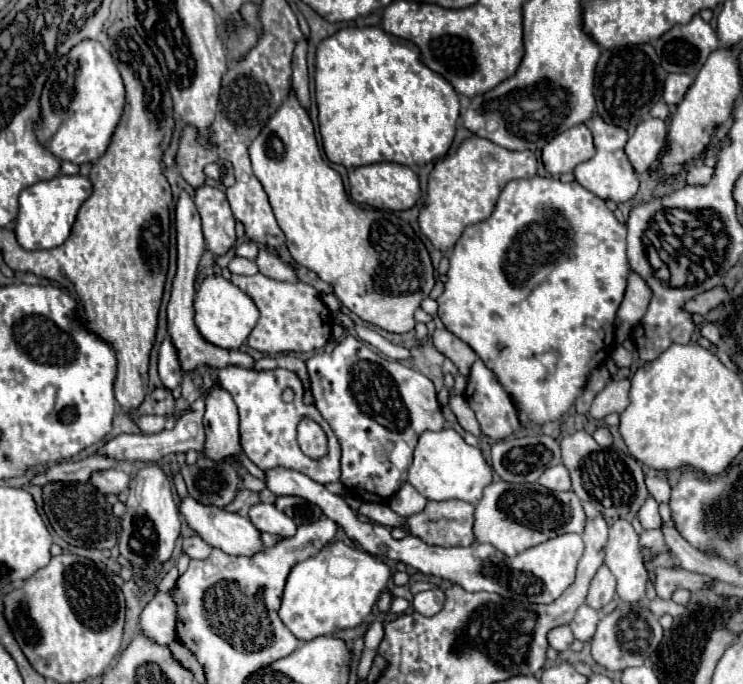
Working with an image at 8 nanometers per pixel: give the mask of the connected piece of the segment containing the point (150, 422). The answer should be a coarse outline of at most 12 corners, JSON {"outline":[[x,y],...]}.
{"outline":[[179,415],[141,417],[137,425],[143,433],[173,429]]}

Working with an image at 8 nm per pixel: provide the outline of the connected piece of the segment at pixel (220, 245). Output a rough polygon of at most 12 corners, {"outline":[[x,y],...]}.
{"outline":[[201,185],[205,249],[225,255],[237,241],[225,191]]}

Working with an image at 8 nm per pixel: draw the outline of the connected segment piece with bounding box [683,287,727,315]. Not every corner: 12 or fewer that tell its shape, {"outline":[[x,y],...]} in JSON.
{"outline":[[723,287],[689,299],[687,313],[705,315],[725,299]]}

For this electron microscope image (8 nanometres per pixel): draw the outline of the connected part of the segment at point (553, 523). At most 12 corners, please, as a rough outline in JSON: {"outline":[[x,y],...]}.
{"outline":[[497,481],[475,509],[475,537],[517,555],[583,533],[573,491]]}

